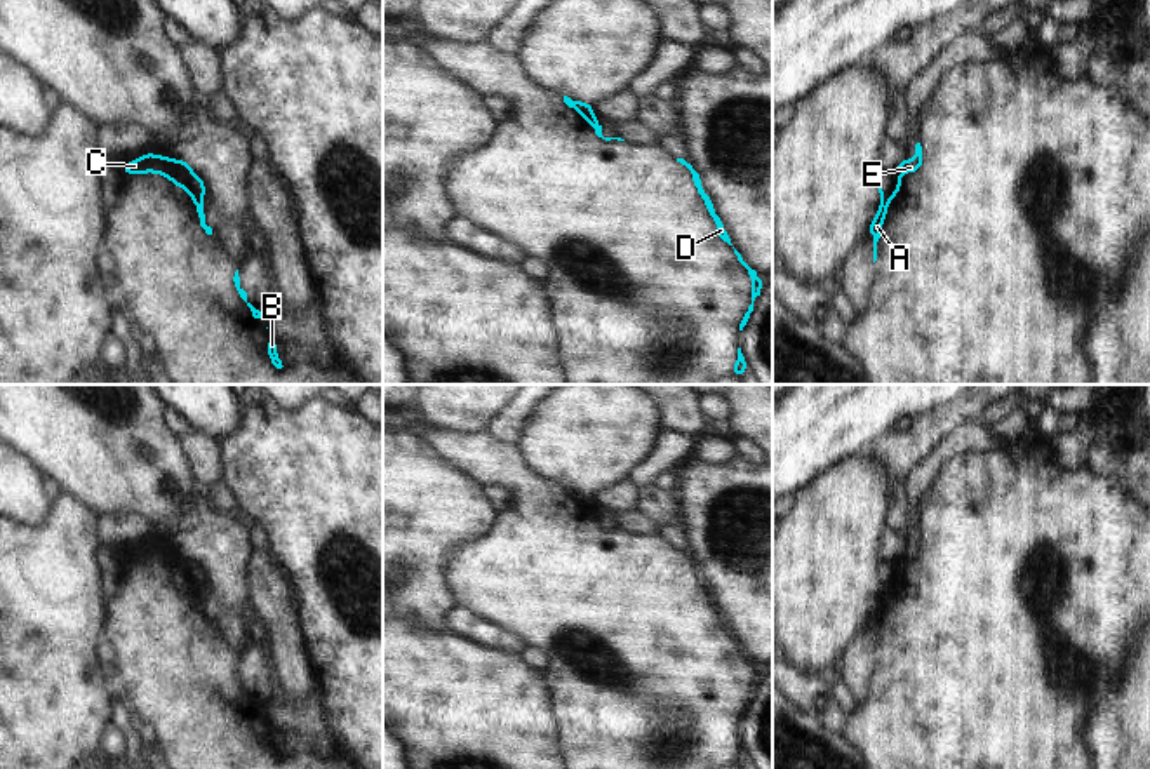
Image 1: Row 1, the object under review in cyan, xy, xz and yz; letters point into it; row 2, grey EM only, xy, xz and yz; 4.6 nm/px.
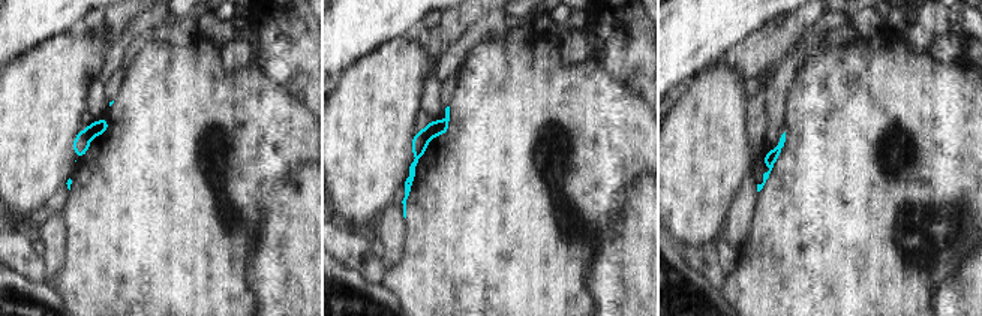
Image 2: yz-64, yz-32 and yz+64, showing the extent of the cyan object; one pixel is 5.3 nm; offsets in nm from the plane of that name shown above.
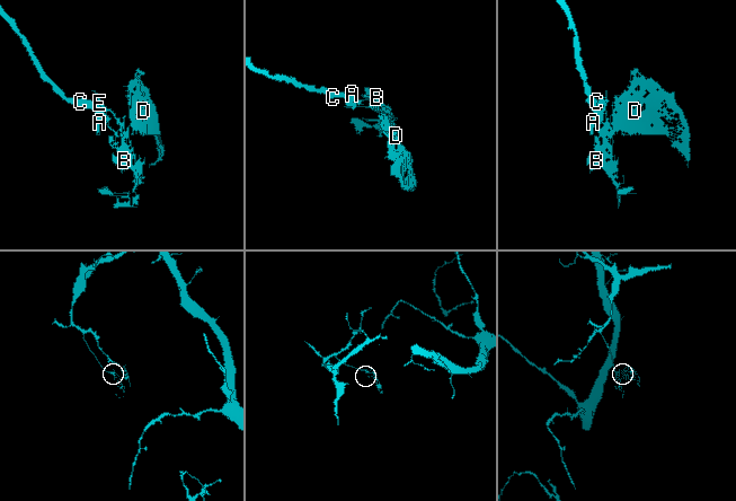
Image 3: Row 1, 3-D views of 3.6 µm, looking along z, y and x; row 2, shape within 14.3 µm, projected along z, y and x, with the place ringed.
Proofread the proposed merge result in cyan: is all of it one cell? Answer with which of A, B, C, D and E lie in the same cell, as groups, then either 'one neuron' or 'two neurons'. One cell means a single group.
groups A B D E / C; two neurons

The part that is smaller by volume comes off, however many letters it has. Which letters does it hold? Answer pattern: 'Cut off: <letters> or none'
Cut off: A, B, D, E

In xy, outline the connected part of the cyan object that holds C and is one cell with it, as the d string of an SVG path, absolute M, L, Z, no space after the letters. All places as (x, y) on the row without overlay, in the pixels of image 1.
M144 543L141 548L122 555L124 564L158 562L169 567L176 576L183 576L186 581L205 581L205 572L188 557L179 555L176 550Z

